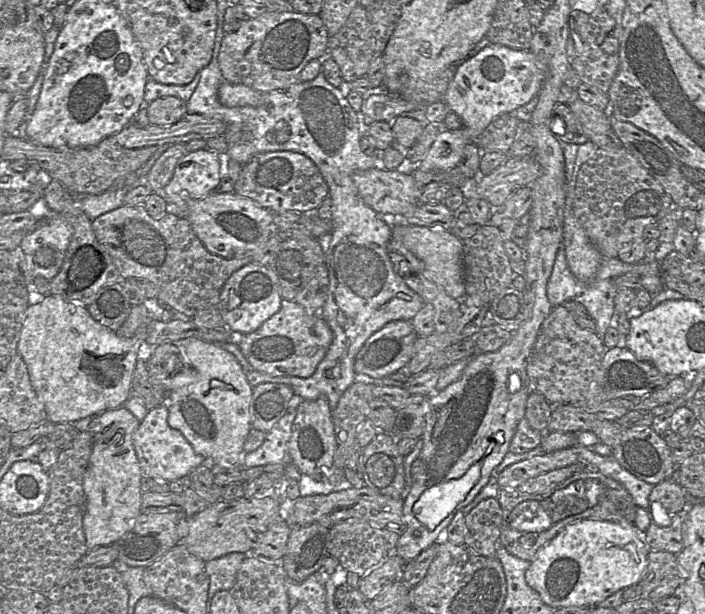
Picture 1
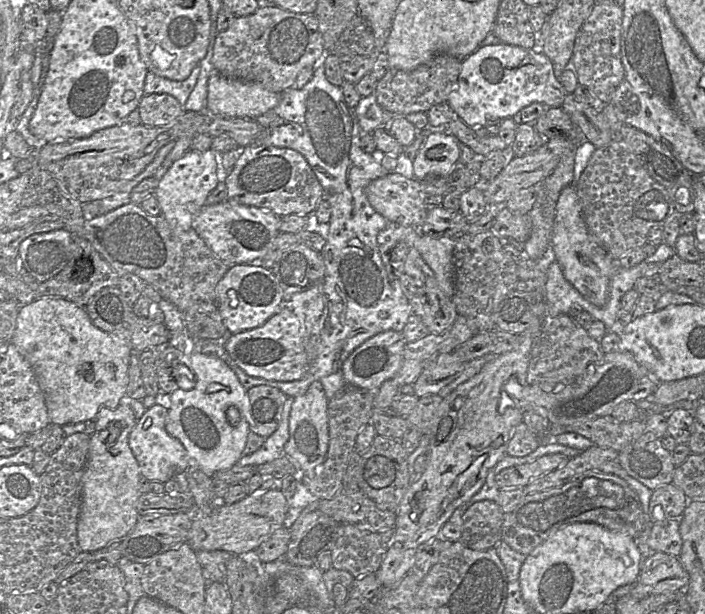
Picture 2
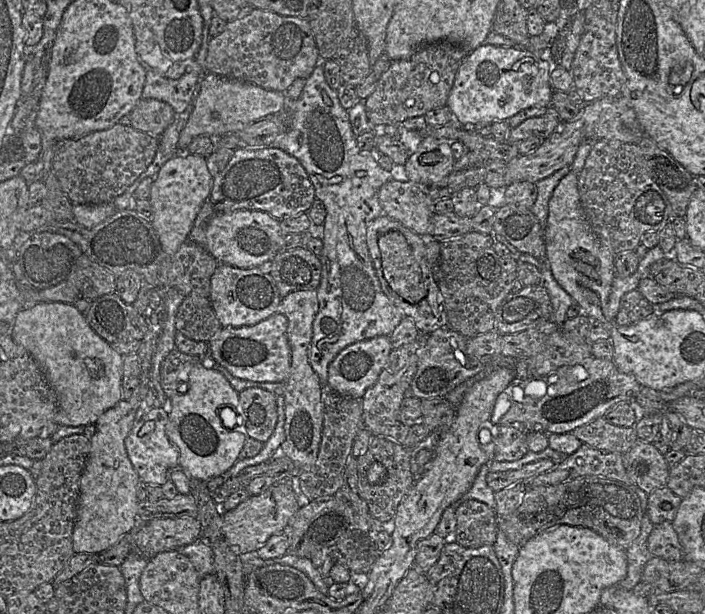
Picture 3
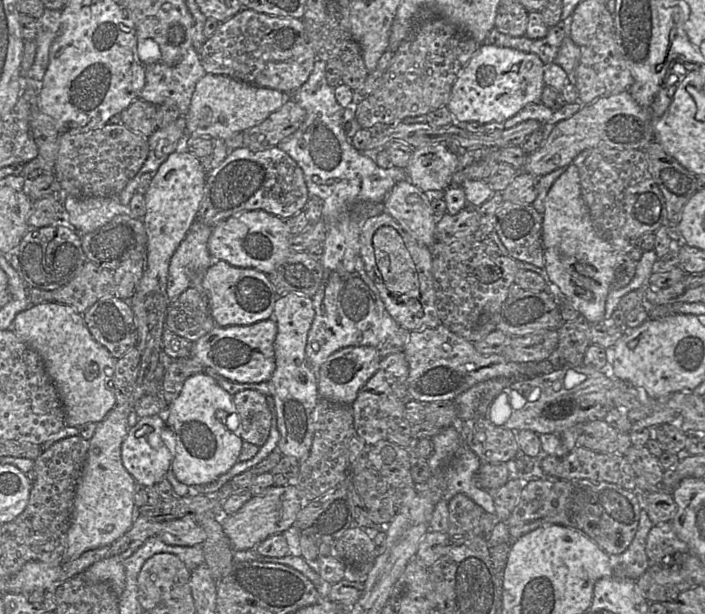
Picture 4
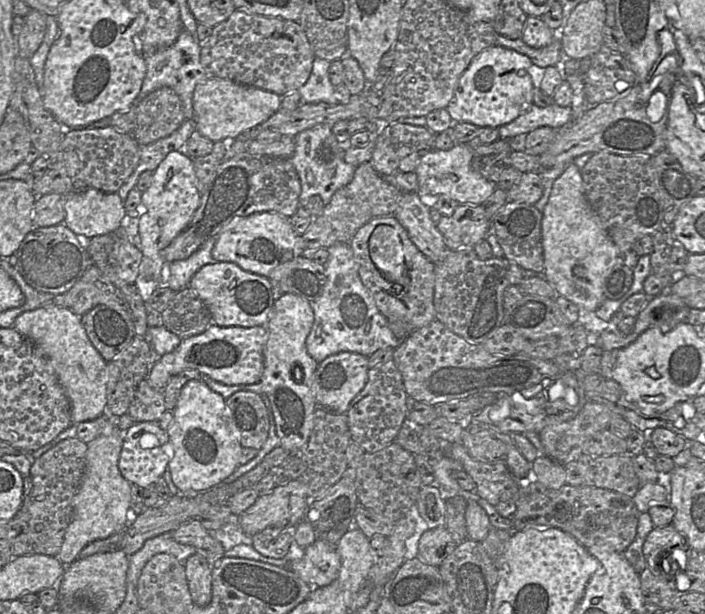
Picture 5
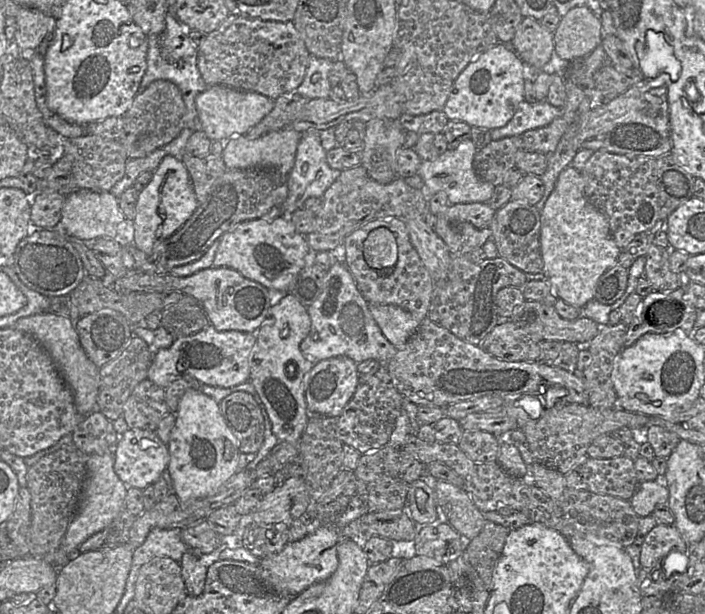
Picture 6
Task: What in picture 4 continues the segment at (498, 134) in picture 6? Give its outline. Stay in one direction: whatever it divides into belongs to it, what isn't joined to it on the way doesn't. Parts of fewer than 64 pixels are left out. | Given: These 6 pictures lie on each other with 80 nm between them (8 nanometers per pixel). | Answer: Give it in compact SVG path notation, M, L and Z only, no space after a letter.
M576 102L564 105L558 110L552 110L542 103L531 103L523 108L512 118L503 122L505 129L510 129L526 120L536 120L543 125L543 128L551 128L560 121L569 119L581 110L582 104Z

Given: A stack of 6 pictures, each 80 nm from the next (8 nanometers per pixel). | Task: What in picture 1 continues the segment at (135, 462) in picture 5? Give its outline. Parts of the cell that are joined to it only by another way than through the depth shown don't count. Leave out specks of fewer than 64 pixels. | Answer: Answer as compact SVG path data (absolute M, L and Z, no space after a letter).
M159 405L147 413L139 422L132 441L134 450L141 467L142 473L153 480L170 482L188 476L198 466L205 463L206 459L197 454L189 441L178 430L168 424L168 407Z

